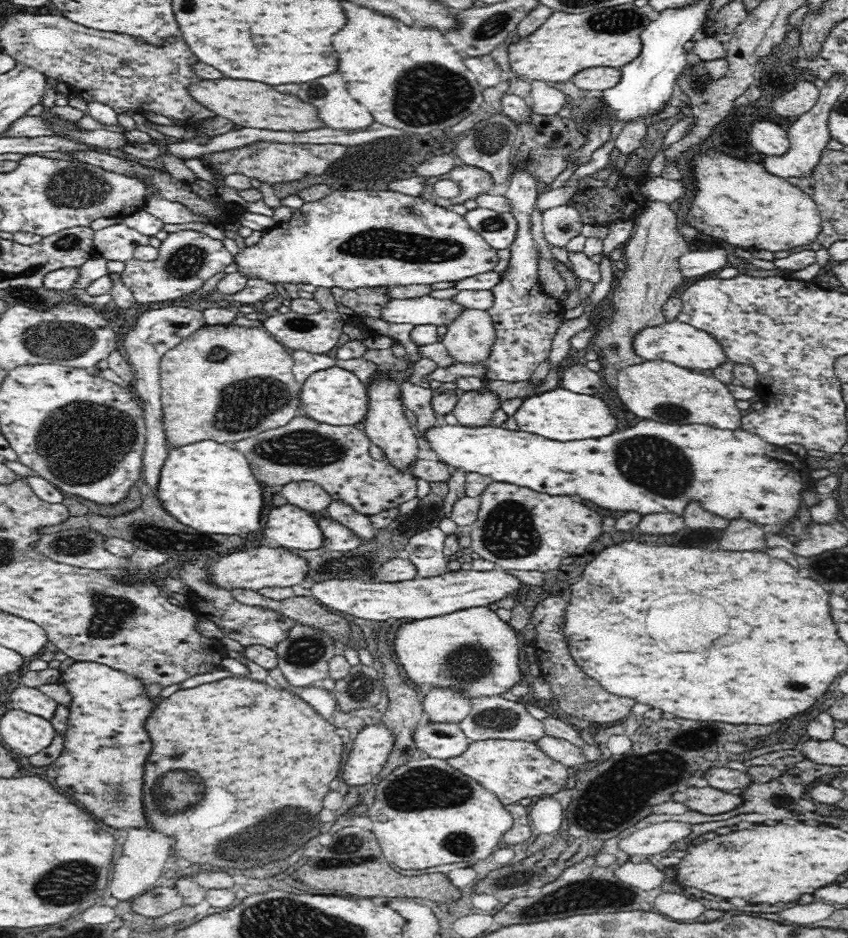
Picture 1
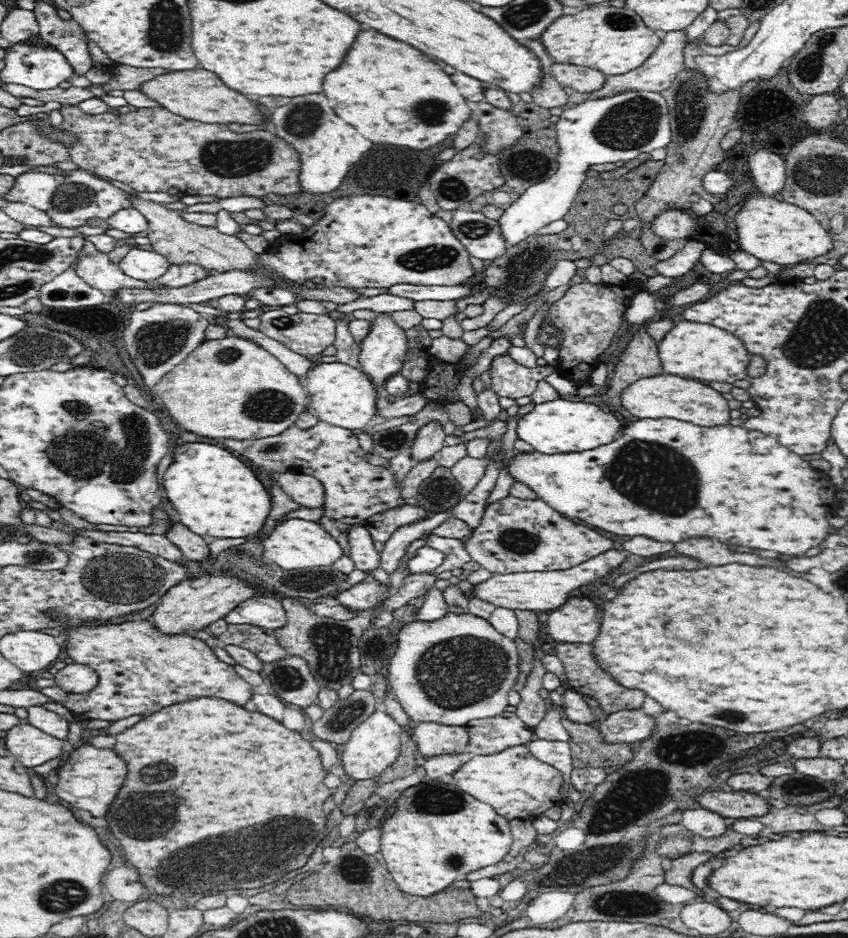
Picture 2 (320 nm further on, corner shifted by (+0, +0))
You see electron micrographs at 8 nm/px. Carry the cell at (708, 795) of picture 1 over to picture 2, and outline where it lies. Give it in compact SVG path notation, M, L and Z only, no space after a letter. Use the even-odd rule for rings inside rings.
M750 791L706 792L698 796L700 804L712 812L733 821L740 818L758 818L770 812L770 803Z

